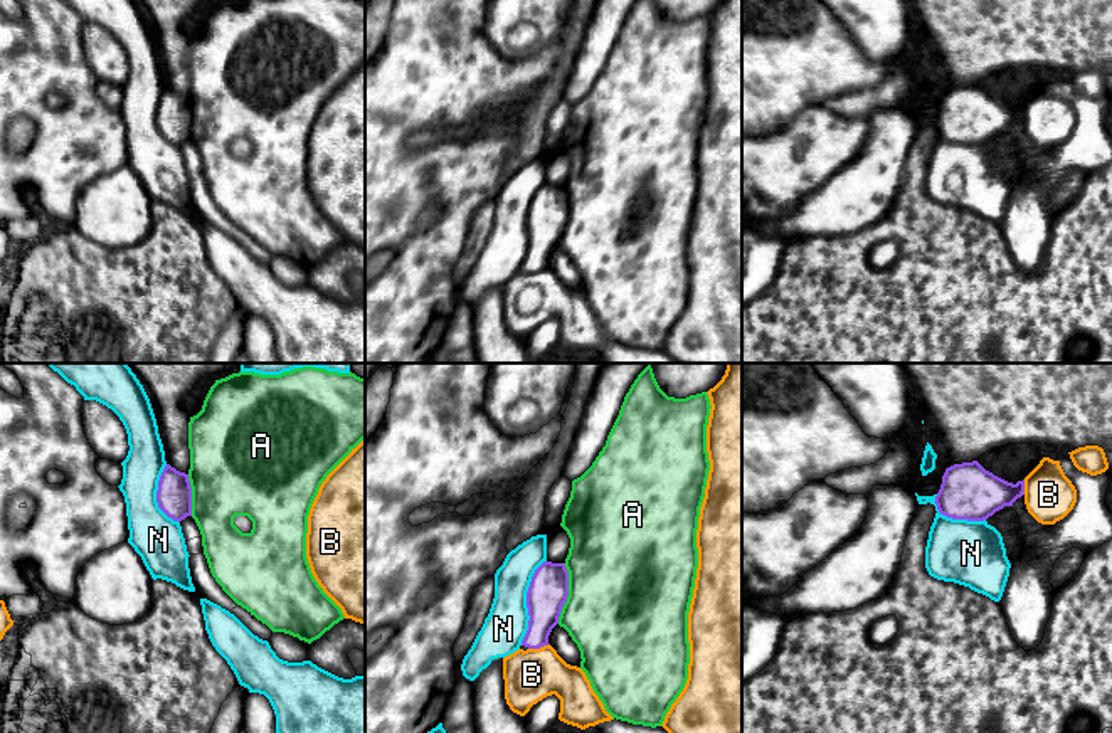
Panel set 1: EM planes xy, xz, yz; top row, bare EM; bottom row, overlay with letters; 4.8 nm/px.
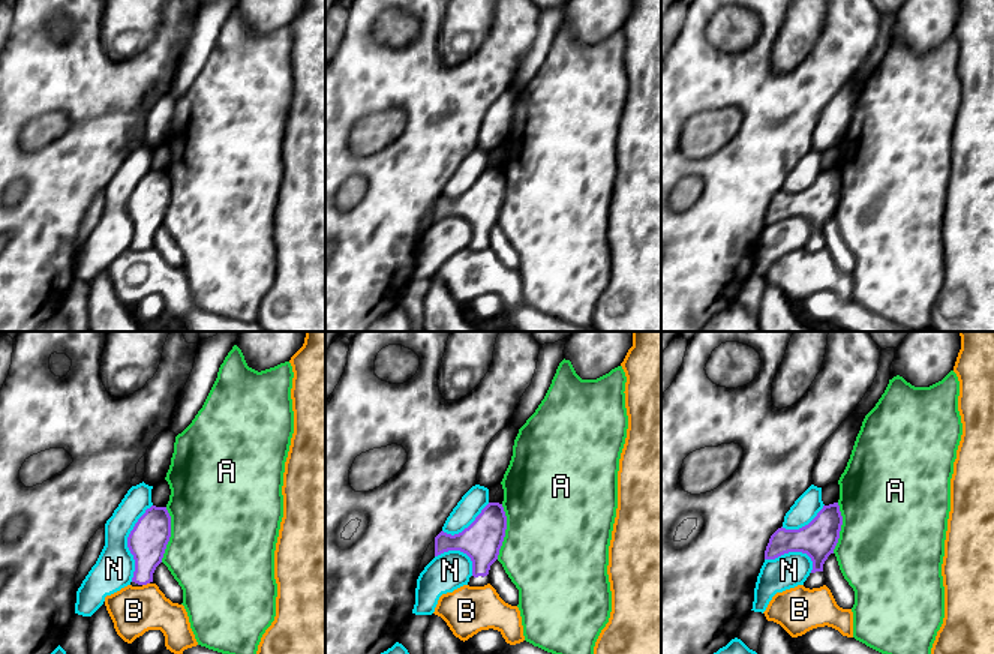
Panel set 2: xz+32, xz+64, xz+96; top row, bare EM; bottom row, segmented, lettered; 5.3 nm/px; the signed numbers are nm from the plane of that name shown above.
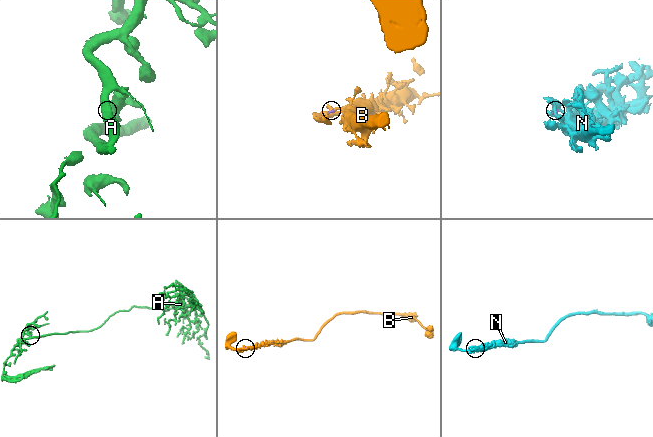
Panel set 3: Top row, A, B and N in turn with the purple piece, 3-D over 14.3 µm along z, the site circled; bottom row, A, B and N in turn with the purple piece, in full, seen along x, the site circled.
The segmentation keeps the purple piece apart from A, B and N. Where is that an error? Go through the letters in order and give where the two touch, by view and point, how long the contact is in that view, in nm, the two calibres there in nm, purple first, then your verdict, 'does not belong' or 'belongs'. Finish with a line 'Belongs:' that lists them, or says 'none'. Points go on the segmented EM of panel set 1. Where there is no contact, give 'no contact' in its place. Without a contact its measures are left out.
A: xz (567, 594) | 280 nm | 190/500 nm | does not belong
B: xz (539, 648) | 110 nm | 190/240 nm | does not belong
N: xz (527, 602) | 420 nm | 190/200 nm | does not belong
Belongs: none

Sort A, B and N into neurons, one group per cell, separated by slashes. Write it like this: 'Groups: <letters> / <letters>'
Groups: A / B / N

